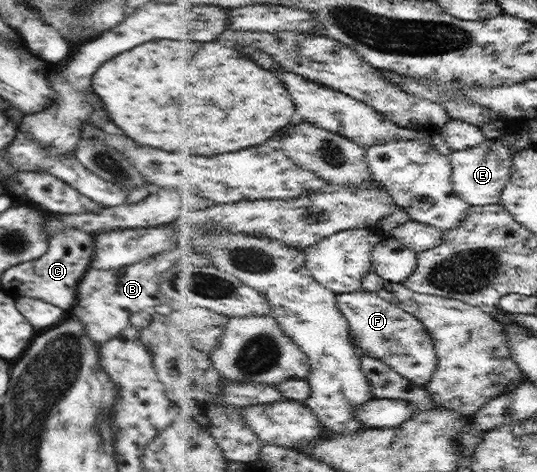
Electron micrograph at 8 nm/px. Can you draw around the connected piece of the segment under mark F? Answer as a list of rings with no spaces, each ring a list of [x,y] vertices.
[[[369,291],[346,292],[338,295],[338,303],[350,321],[359,351],[379,357],[418,385],[427,386],[438,371],[440,356],[434,336],[417,315]]]

